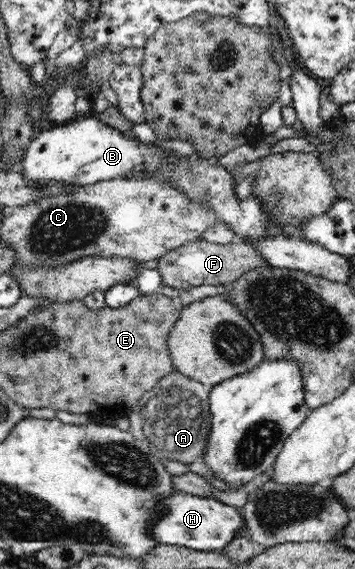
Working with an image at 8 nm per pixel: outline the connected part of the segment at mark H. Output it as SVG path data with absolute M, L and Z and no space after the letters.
M177 493L165 499L165 517L153 525L153 536L161 545L183 546L195 551L223 551L239 533L247 529L241 509L189 493Z

